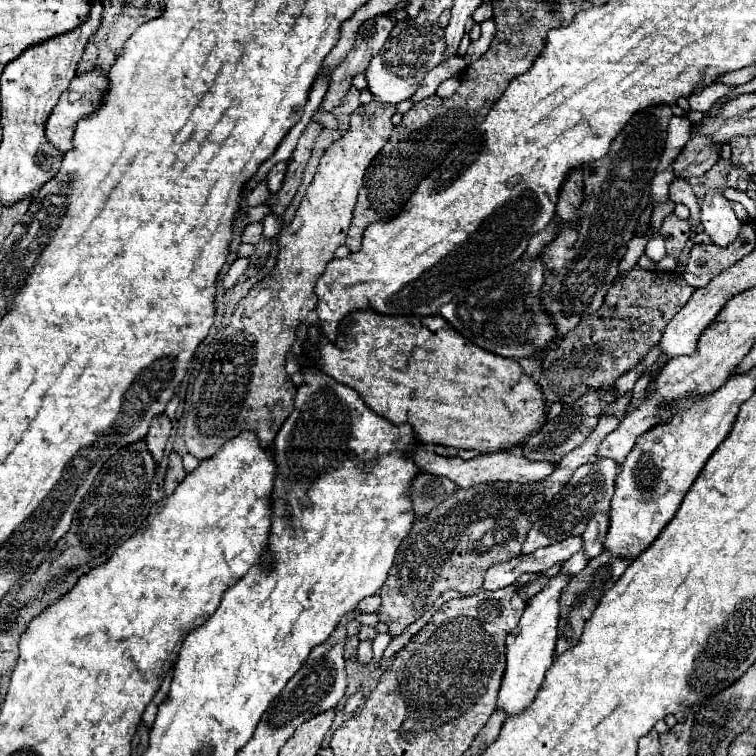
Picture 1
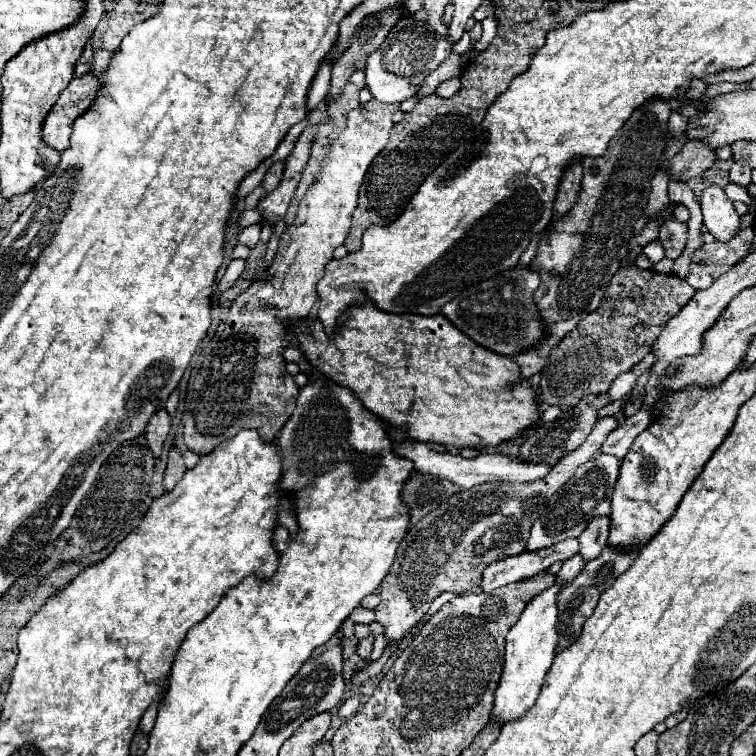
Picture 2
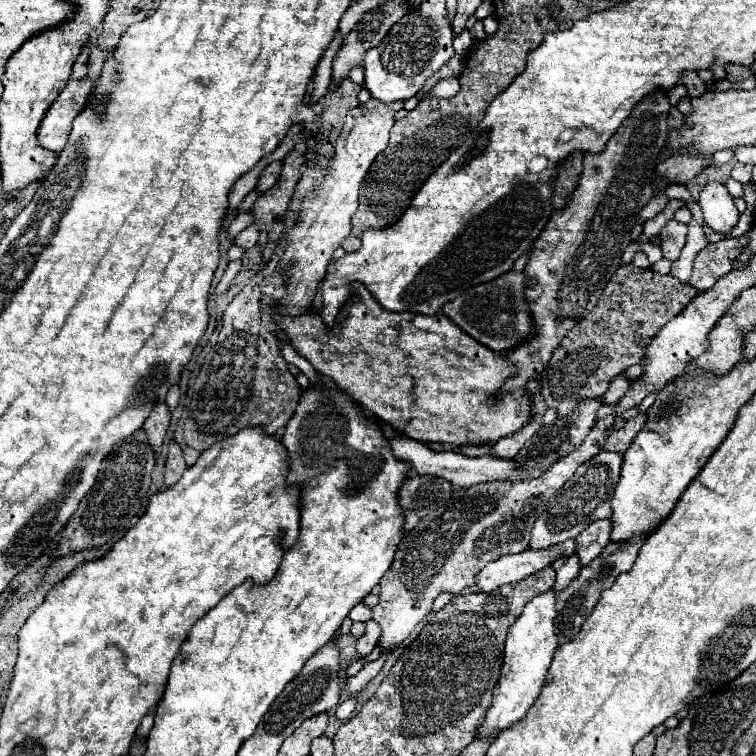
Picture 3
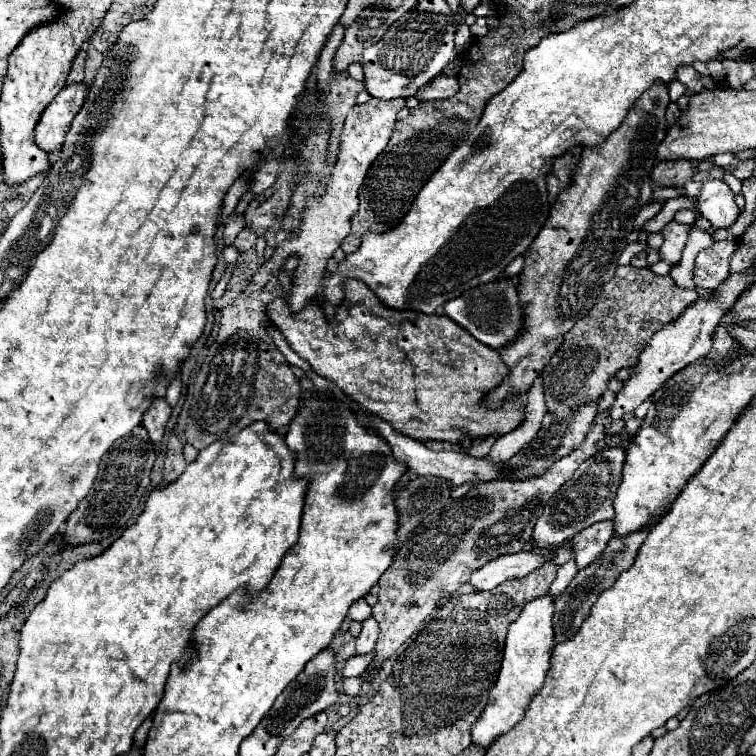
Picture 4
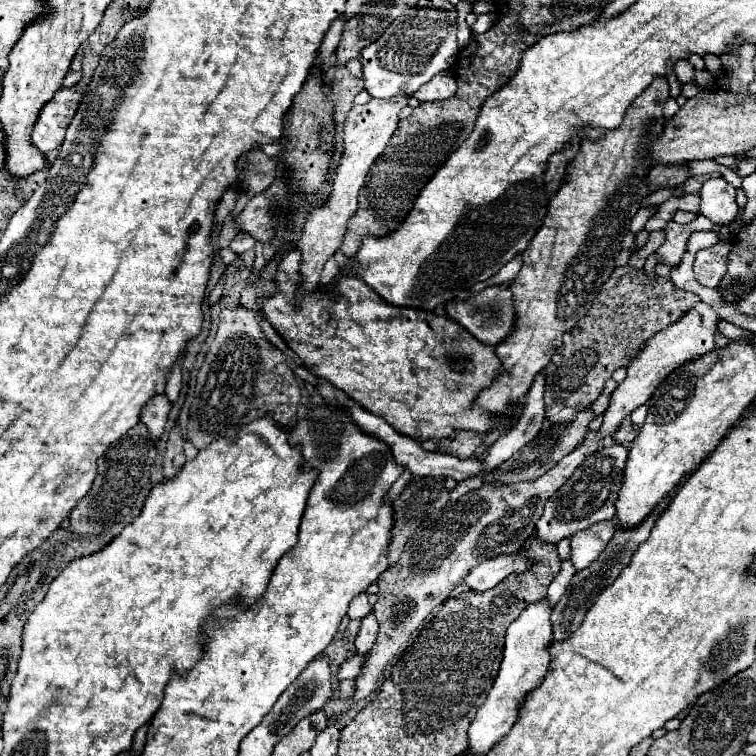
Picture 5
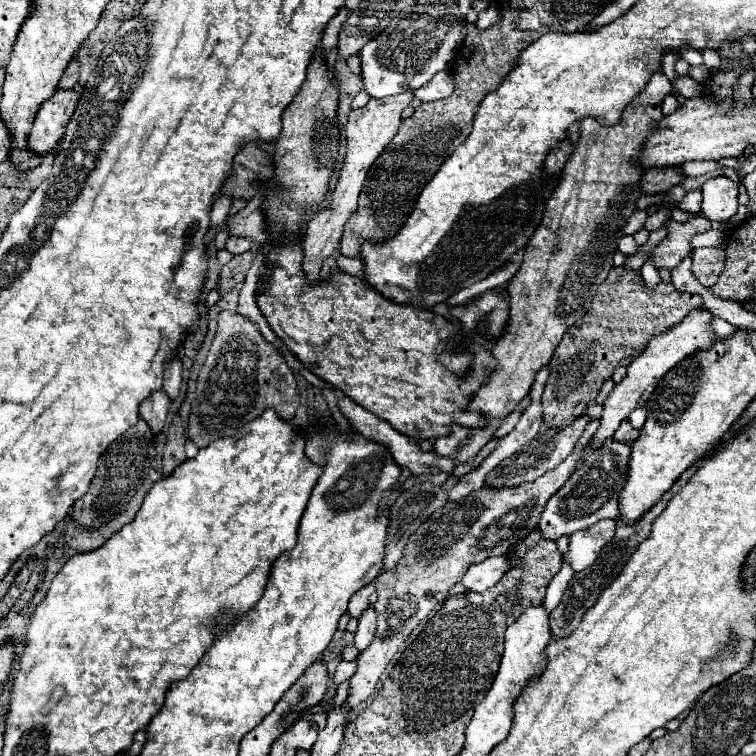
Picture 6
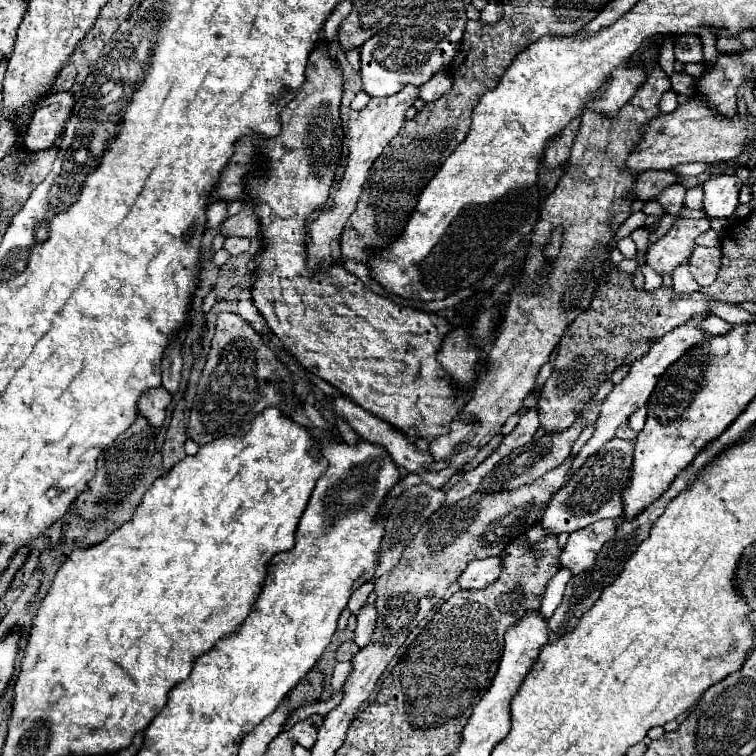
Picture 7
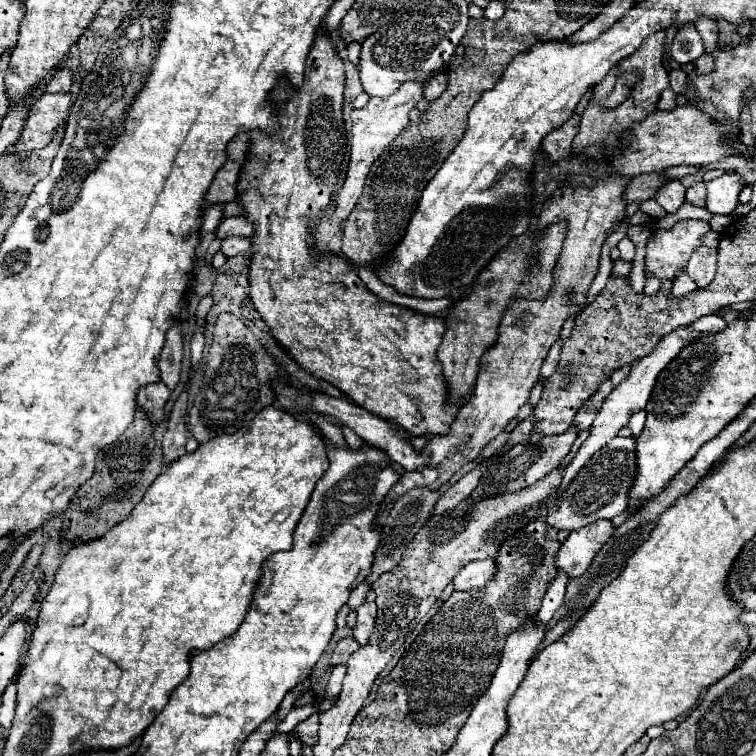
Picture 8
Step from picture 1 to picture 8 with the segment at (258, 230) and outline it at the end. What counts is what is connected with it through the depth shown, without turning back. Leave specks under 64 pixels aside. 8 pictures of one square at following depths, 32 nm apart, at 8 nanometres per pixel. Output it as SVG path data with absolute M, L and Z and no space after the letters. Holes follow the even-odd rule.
M230 236L222 240L222 254L224 256L236 256L236 254L244 254L250 250L250 240L248 238L238 238L238 236Z

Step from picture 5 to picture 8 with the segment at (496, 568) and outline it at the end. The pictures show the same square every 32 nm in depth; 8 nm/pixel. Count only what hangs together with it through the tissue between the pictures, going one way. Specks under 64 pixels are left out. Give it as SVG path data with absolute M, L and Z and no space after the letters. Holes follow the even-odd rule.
M486 558L486 560L474 560L470 564L466 564L452 580L454 590L470 590L470 588L480 588L484 586L490 578L494 576L494 560Z

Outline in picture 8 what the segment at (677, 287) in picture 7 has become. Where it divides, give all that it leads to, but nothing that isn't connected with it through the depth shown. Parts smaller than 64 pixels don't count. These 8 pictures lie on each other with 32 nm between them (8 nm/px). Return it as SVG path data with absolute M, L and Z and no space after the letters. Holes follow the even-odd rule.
M686 270L682 272L682 276L674 282L674 286L672 286L672 294L676 296L676 298L682 298L682 296L686 296L688 292L692 292L696 288L696 284L688 278L688 274L686 274Z

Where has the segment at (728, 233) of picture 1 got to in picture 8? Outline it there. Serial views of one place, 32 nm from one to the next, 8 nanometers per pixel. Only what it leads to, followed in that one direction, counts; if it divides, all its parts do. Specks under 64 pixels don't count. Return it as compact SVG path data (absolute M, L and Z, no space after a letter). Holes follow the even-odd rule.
M724 172L722 176L706 182L708 204L706 208L712 214L730 214L738 206L738 194L746 186L744 178L738 172Z

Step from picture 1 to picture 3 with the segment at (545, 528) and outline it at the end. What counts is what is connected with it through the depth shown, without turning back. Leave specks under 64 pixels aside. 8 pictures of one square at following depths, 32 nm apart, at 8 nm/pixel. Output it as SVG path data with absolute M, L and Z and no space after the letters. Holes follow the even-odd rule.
M598 452L590 460L586 460L574 476L548 500L548 508L542 512L542 516L536 520L532 528L530 548L550 548L556 546L568 538L578 536L584 528L588 528L596 520L612 518L612 506L610 500L614 496L614 488L620 480L620 468L622 468L622 454L620 452Z

